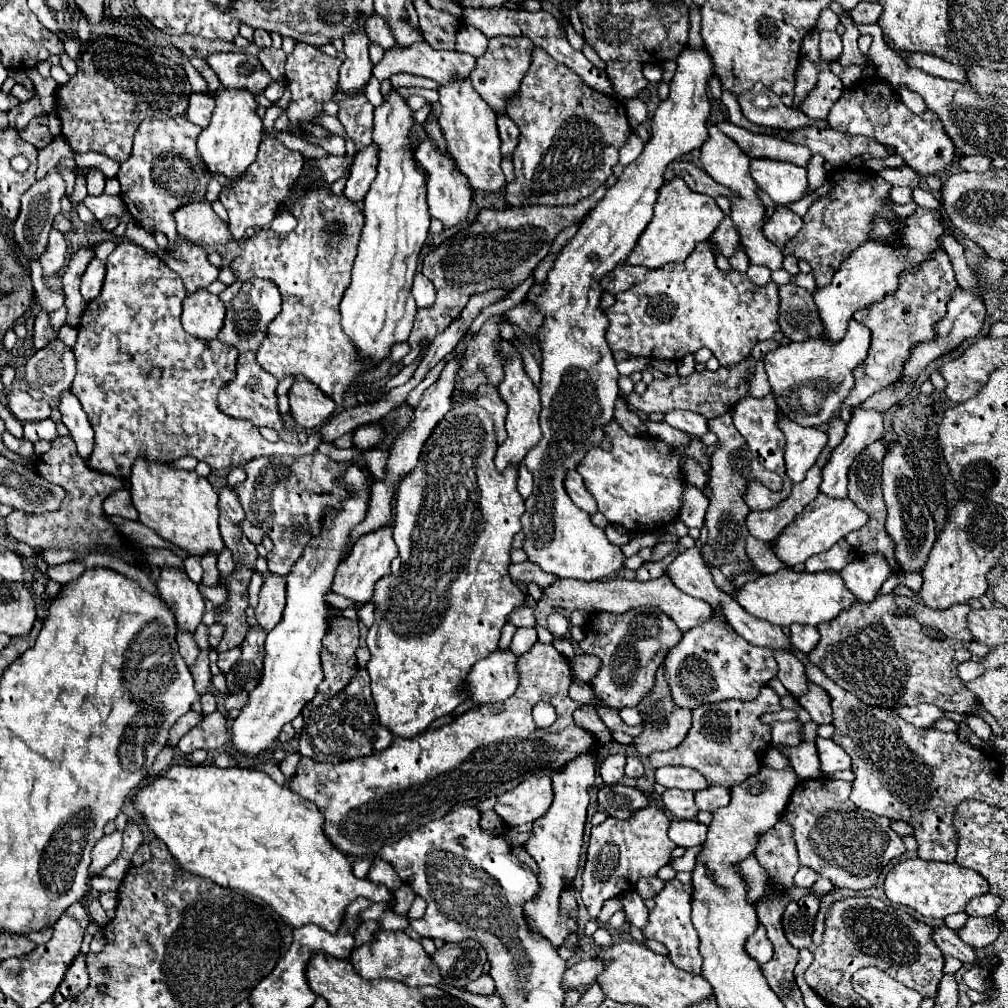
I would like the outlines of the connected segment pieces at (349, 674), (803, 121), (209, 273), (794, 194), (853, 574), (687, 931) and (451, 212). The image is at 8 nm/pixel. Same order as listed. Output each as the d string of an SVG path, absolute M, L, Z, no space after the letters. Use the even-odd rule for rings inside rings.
M349 618L335 620L325 636L325 650L321 654L325 678L319 684L319 692L335 696L357 672L355 652L359 648L359 624Z
M755 84L749 92L739 94L739 104L745 114L745 118L757 126L769 126L769 128L787 128L795 130L801 126L811 124L824 129L829 126L827 120L811 120L797 108L789 108L765 88L765 84Z
M177 240L169 244L169 256L165 258L165 264L179 274L189 294L205 290L217 280L219 274L219 268L207 260L207 252L189 240Z
M751 160L751 178L777 206L799 200L807 190L807 170L779 160Z
M877 552L869 556L855 556L855 560L841 570L845 586L857 596L859 602L871 602L891 574L889 562L885 556L877 556Z
M669 880L665 884L665 888L655 896L655 908L649 914L649 924L643 930L643 934L665 944L669 948L669 960L677 968L687 970L691 974L701 974L699 940L691 924L691 884L681 884L679 880Z
M423 140L417 150L415 150L415 158L419 160L419 164L429 172L429 182L427 182L427 204L429 204L429 214L437 220L443 222L445 228L453 228L461 222L467 220L469 208L471 208L471 190L469 190L469 182L465 180L465 176L455 168L453 160L449 160L445 154L441 154L435 146L435 142L431 140Z

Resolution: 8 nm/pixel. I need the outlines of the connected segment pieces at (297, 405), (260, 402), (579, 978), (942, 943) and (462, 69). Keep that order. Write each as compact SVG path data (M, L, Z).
M305 378L297 380L291 386L289 404L291 404L291 416L305 430L321 426L335 412L335 402Z
M245 352L237 358L237 376L227 384L227 388L219 394L219 408L235 418L247 418L255 426L267 426L273 430L281 430L283 420L277 414L277 378L265 372L253 352Z
M591 958L591 960L581 960L567 968L563 974L563 988L573 990L573 988L587 988L591 986L597 976L603 972L605 962L601 958Z
M945 926L935 928L935 942L937 942L937 946L941 948L943 954L949 954L949 956L953 956L953 958L957 958L961 962L979 964L975 960L975 950L969 944L965 944L953 930L949 930Z
M419 42L413 44L409 48L397 48L393 46L389 52L385 52L383 60L379 64L375 64L373 68L373 76L377 80L387 80L389 76L397 74L397 72L409 72L415 76L425 76L431 78L439 84L449 84L449 80L453 80L453 76L461 76L461 80L469 78L473 72L473 64L477 64L477 60L469 54L457 52L457 50L433 50L427 42Z

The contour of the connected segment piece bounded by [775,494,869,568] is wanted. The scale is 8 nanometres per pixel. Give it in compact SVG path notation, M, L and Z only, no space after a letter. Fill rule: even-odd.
M819 494L811 504L803 508L803 512L783 530L783 534L775 540L775 554L789 566L793 568L795 564L805 562L809 556L825 552L829 546L833 546L837 540L845 538L849 532L863 528L869 522L869 514L861 512L857 504L849 498L845 500L833 500L831 496Z

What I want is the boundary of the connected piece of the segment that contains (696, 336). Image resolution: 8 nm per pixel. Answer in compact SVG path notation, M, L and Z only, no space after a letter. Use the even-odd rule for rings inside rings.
M697 244L697 248L687 256L681 264L667 264L665 268L653 270L647 274L647 280L635 284L627 292L615 296L615 304L607 308L609 328L607 328L607 344L613 352L625 350L633 356L641 358L667 358L667 360L683 360L695 350L707 346L719 360L719 364L735 364L751 354L753 346L763 340L781 340L783 334L777 324L777 284L771 282L765 288L755 286L745 274L721 272L715 266L715 256L707 244Z

